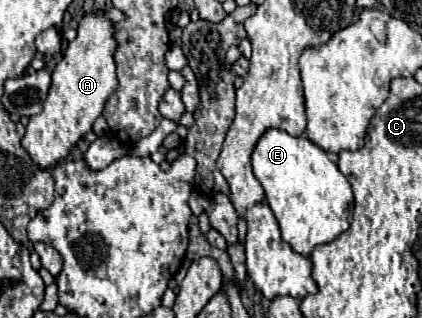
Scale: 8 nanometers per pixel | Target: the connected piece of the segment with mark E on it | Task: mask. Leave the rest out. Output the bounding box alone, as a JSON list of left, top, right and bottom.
[251,130,353,256]

